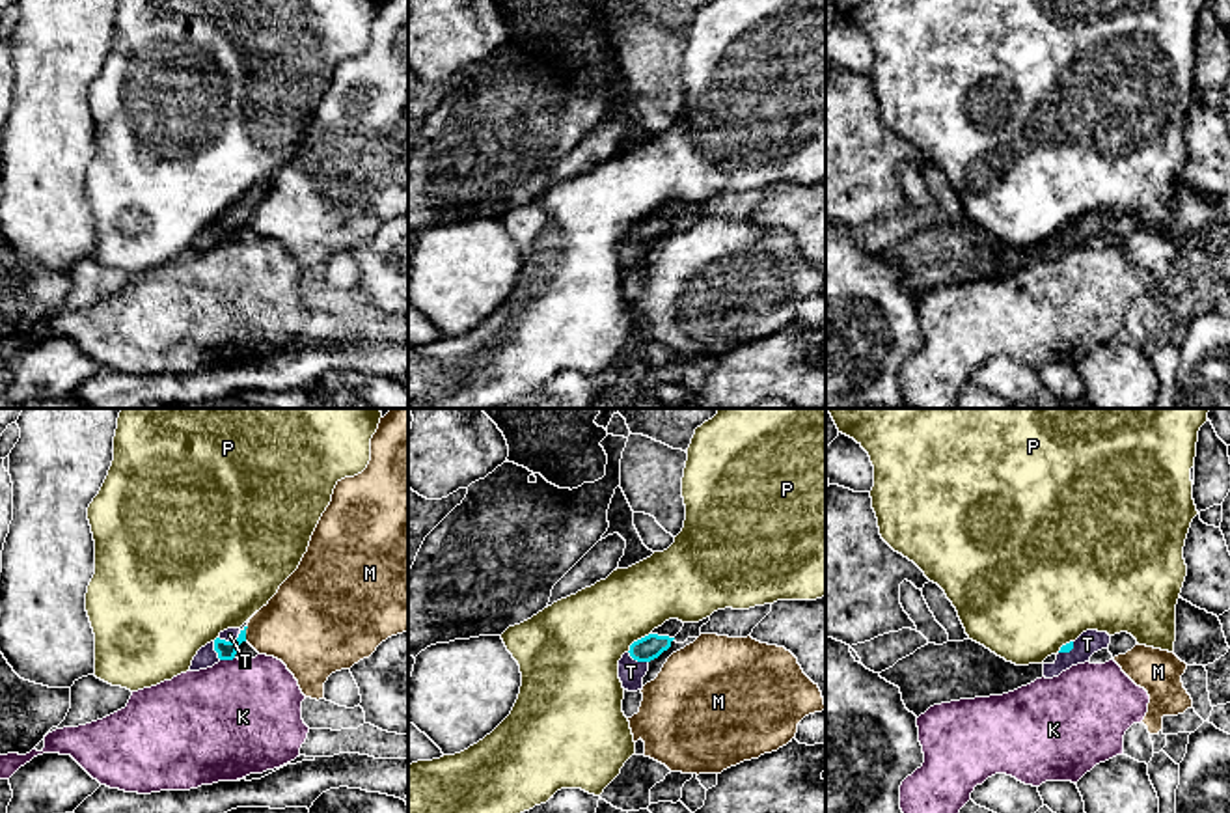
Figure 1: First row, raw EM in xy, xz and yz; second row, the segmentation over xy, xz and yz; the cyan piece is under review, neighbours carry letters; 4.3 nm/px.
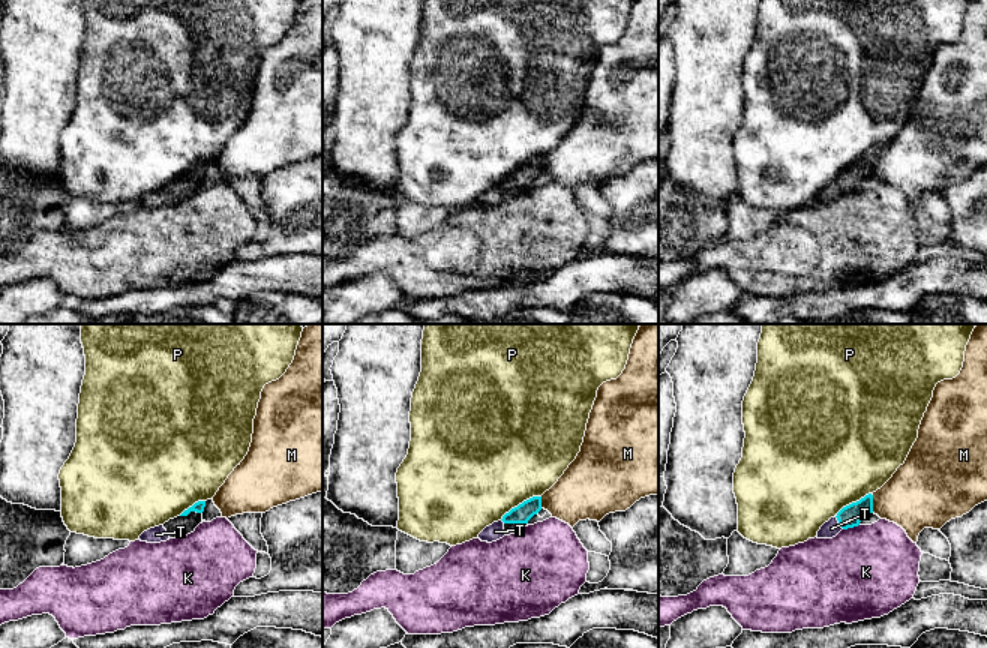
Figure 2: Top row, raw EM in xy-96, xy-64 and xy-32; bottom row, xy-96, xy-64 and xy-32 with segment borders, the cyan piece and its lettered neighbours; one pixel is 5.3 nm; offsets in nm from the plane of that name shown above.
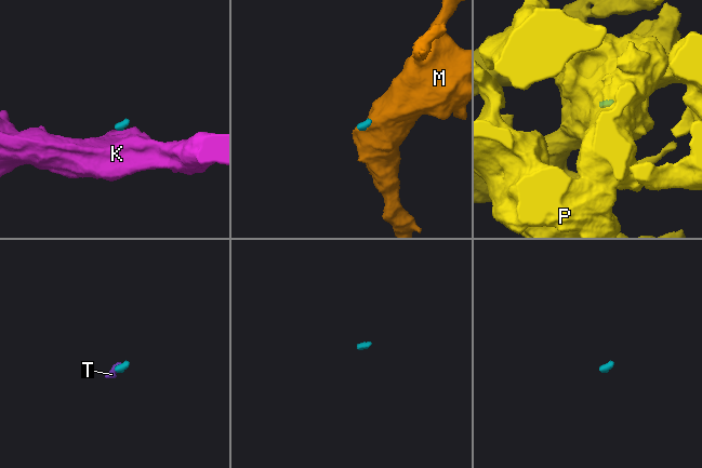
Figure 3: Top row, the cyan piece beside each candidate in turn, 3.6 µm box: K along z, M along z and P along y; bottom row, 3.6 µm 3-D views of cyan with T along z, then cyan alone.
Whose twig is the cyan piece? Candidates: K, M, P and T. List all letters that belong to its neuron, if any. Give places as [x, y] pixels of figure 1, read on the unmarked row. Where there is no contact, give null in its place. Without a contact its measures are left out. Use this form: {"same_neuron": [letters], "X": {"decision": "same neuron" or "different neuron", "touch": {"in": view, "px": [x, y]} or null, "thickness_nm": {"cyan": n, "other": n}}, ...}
{"same_neuron": ["T"], "K": {"decision": "different neuron", "touch": {"in": "xy", "px": [226, 241]}, "thickness_nm": {"cyan": 80, "other": 480}}, "M": {"decision": "different neuron", "touch": {"in": "xy", "px": [245, 217]}, "thickness_nm": {"cyan": 80, "other": 340}}, "P": {"decision": "different neuron", "touch": {"in": "xz", "px": [638, 222]}, "thickness_nm": {"cyan": 110, "other": 380}}, "T": {"decision": "same neuron", "touch": {"in": "xy", "px": [230, 224]}, "thickness_nm": {"cyan": 80, "other": 60}}}

